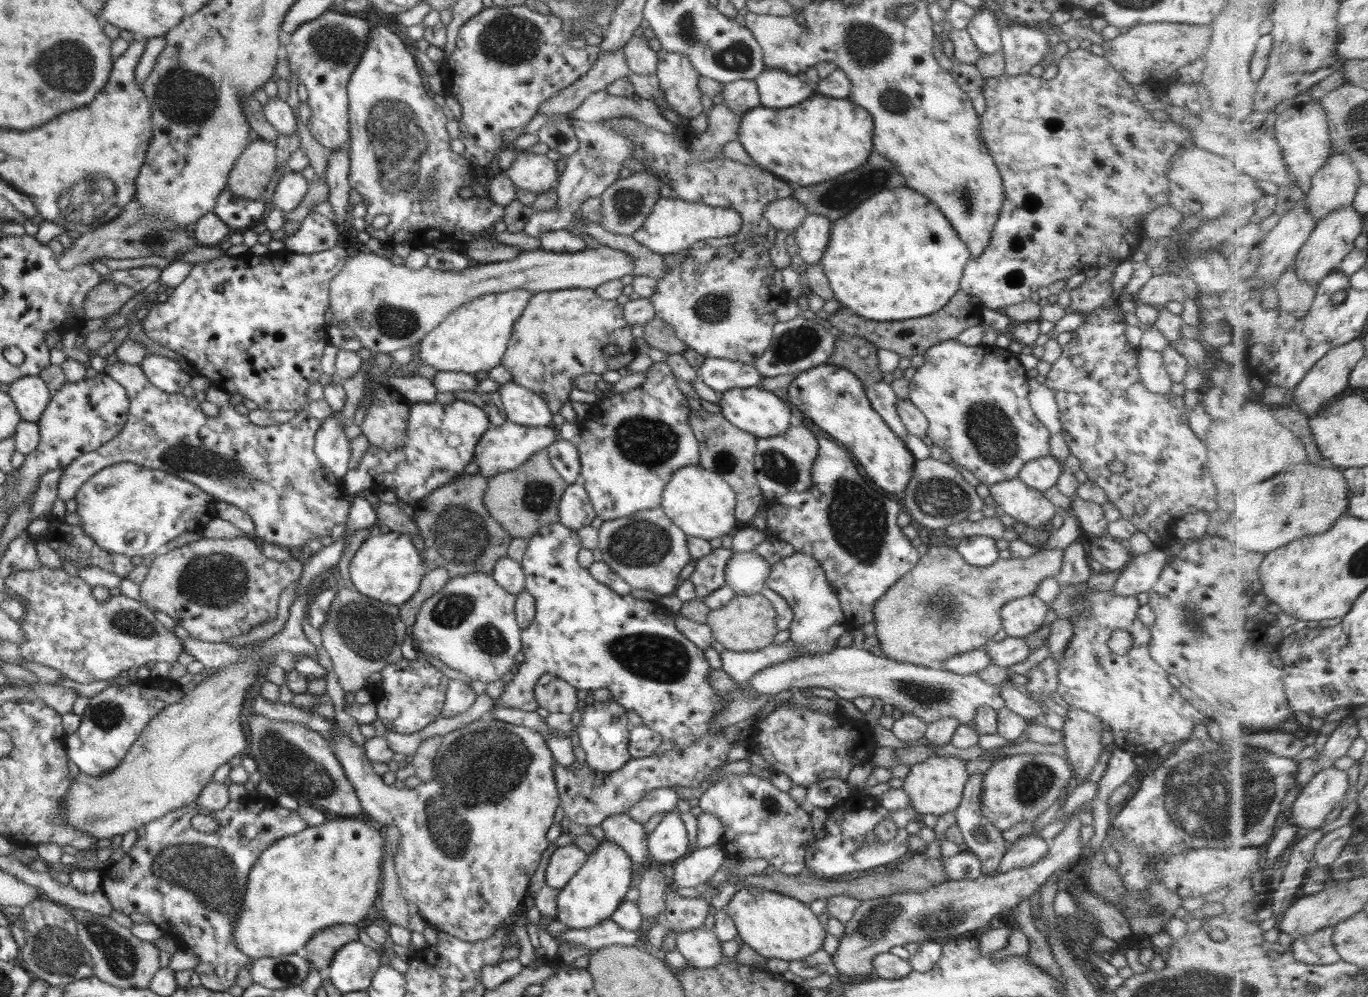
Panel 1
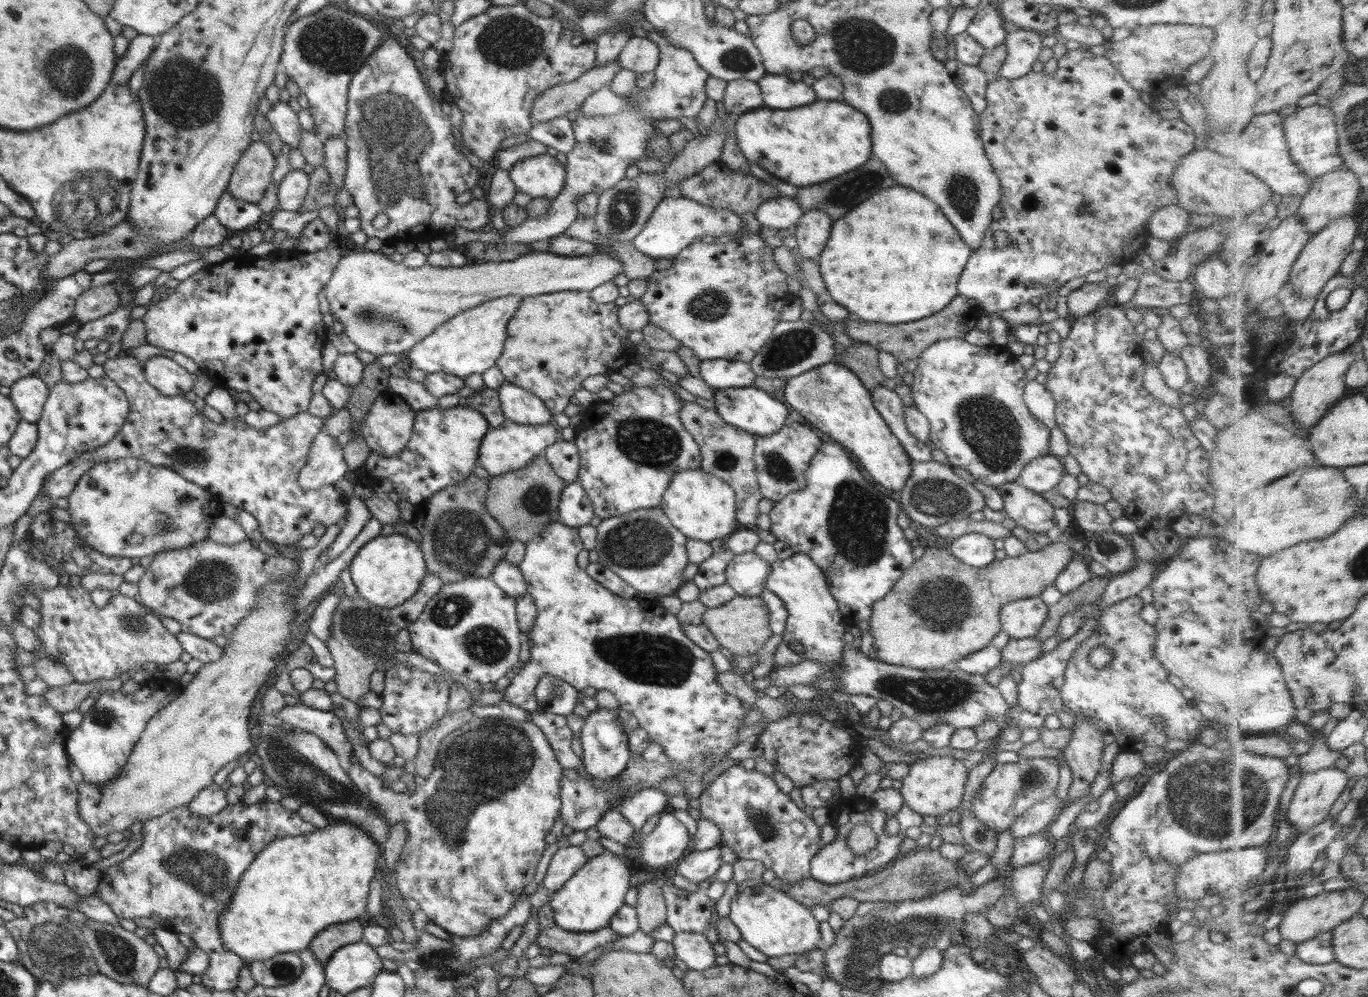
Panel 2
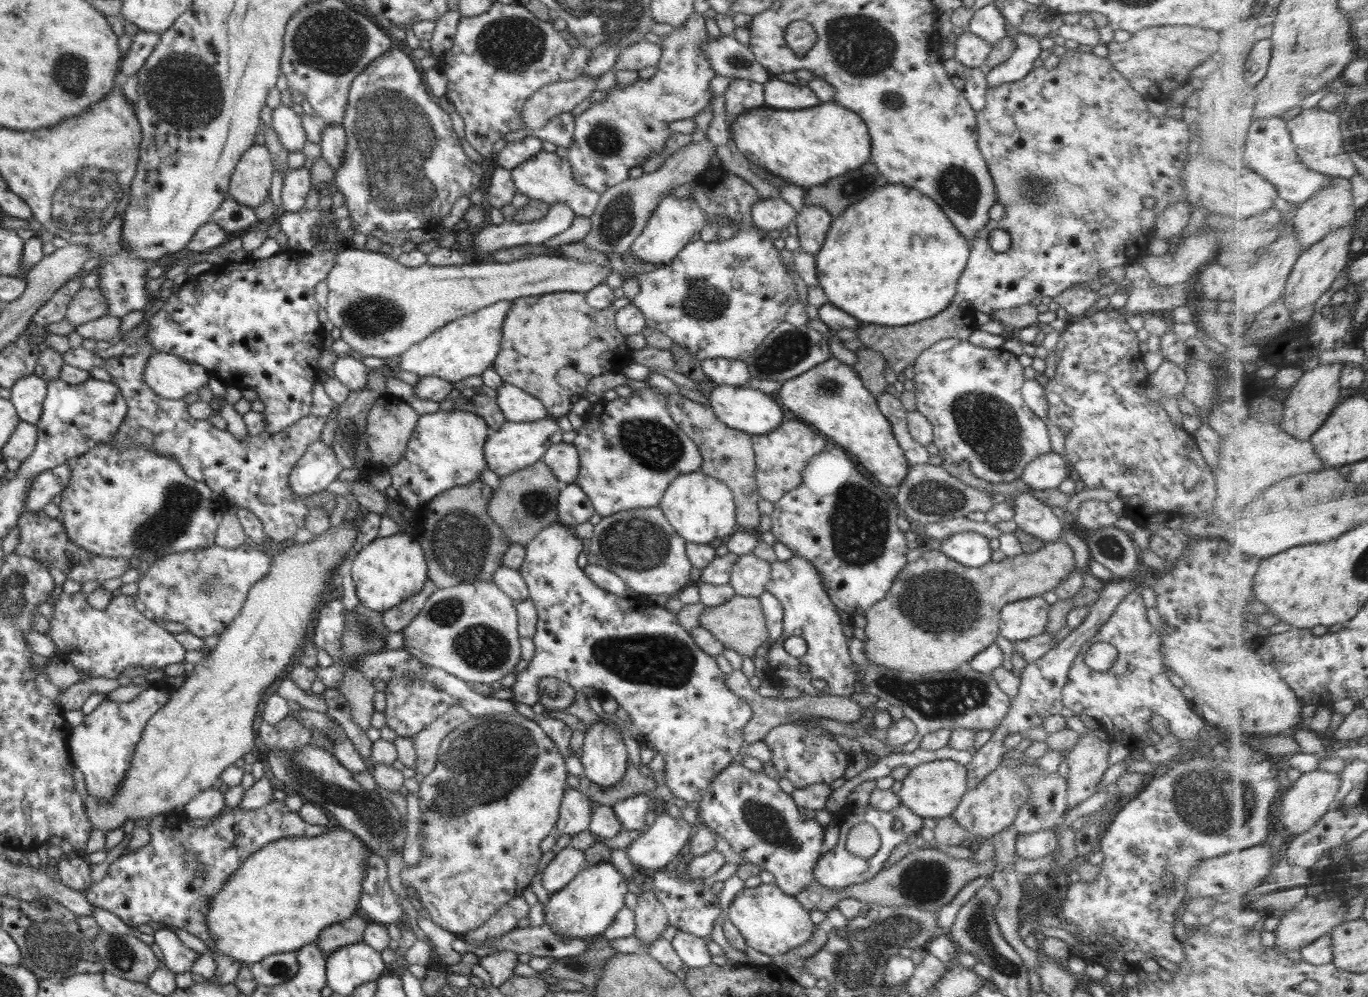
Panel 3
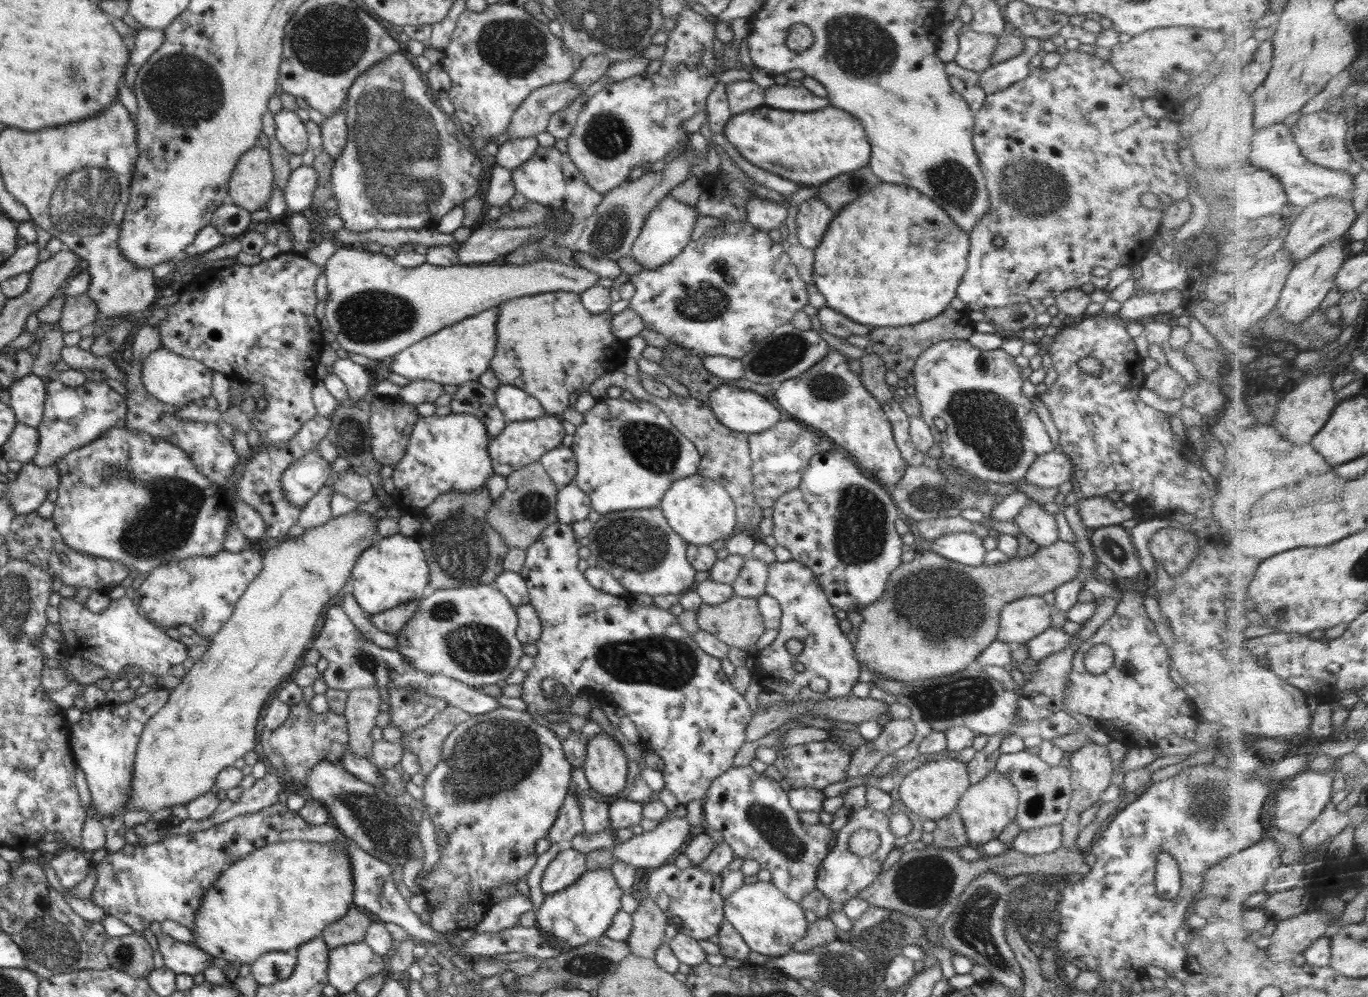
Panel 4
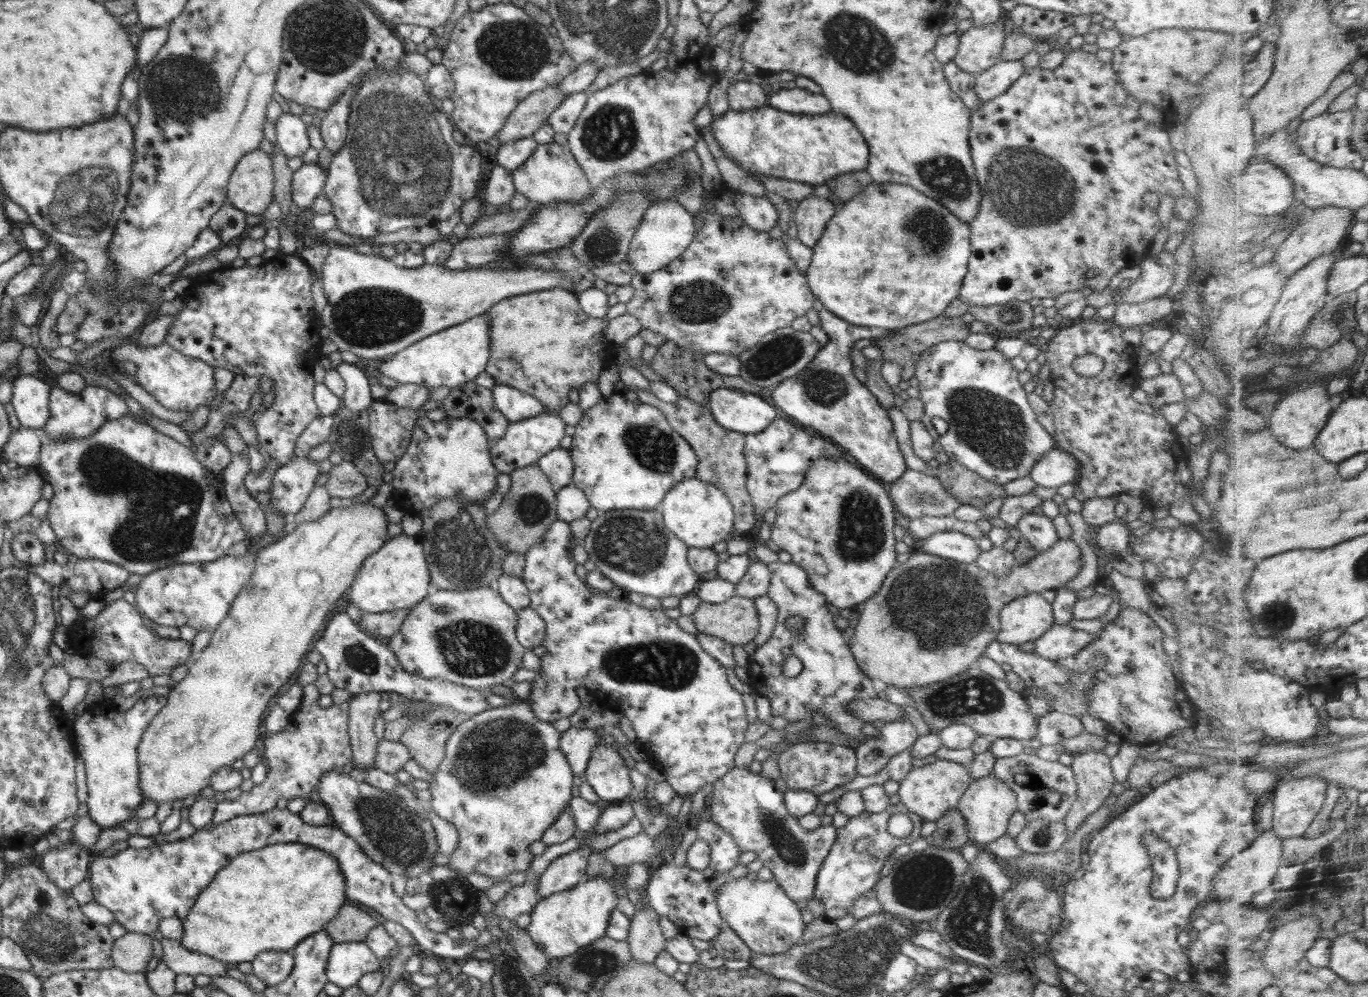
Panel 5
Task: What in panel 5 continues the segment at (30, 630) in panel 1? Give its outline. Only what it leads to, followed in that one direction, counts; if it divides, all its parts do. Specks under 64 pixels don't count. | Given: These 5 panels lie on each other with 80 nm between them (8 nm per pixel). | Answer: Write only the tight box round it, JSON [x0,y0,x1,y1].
[69,599,192,677]

